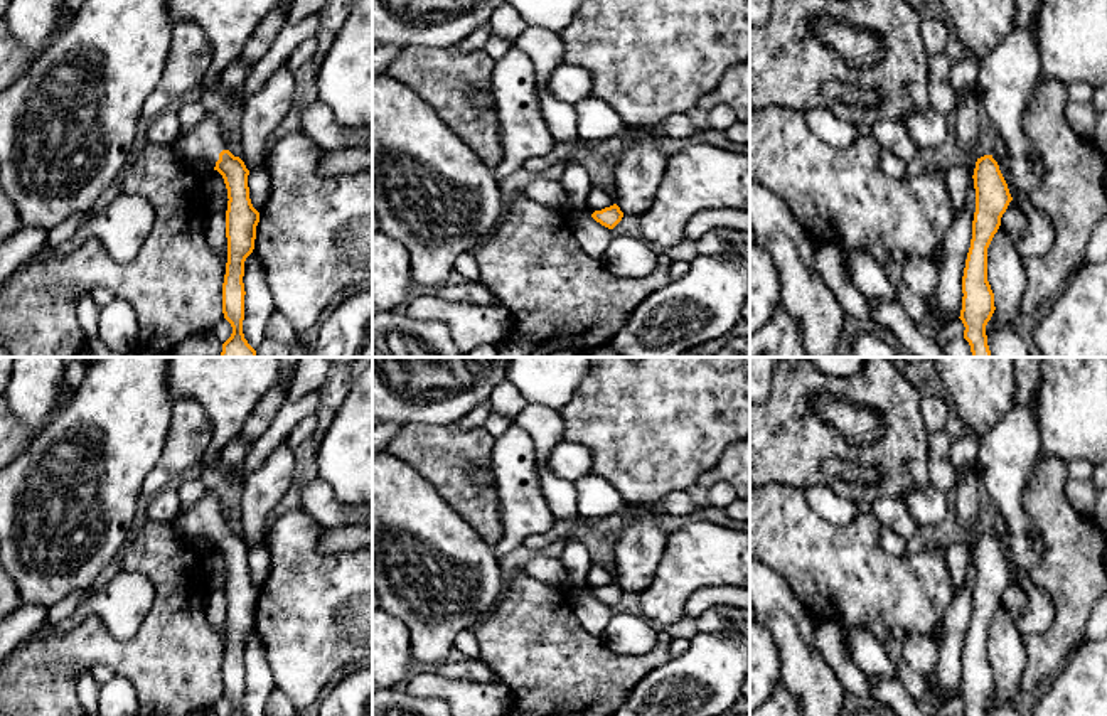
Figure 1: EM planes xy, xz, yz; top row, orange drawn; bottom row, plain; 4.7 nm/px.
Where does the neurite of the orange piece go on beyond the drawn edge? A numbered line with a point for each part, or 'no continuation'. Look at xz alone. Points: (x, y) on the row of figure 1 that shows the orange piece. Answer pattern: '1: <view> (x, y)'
no continuation

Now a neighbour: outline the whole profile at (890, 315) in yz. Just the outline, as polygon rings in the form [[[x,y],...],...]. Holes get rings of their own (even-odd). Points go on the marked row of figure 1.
[[[869,297],[868,305],[873,315],[873,323],[890,330],[915,357],[947,357],[942,342],[927,339],[917,329],[900,302],[886,302]]]

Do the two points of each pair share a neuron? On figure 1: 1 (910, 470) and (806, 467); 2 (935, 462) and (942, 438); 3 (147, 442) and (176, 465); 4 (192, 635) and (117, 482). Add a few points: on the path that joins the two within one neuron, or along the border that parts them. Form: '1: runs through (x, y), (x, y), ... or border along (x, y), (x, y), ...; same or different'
1: runs through (885, 455), (831, 452); same
2: runs through (939, 457), (939, 443); same
3: border along (171, 415), (164, 450), (145, 477), (142, 489); different
4: border along (130, 534), (120, 551); different

